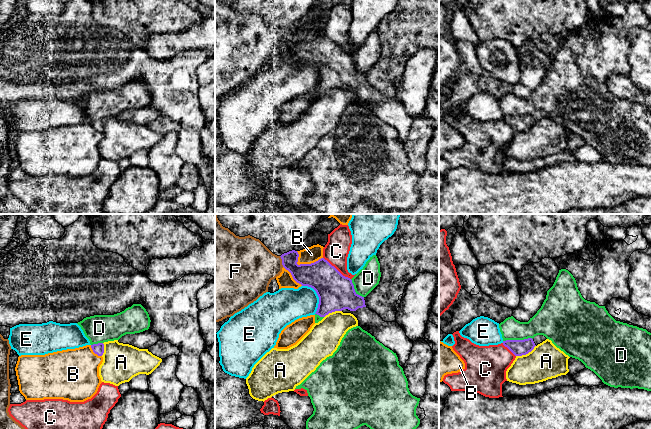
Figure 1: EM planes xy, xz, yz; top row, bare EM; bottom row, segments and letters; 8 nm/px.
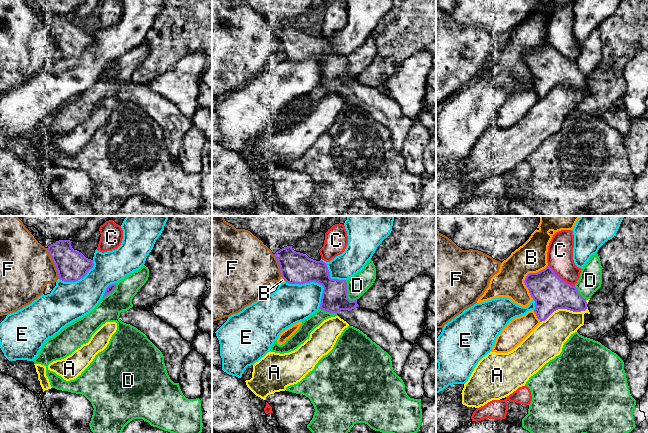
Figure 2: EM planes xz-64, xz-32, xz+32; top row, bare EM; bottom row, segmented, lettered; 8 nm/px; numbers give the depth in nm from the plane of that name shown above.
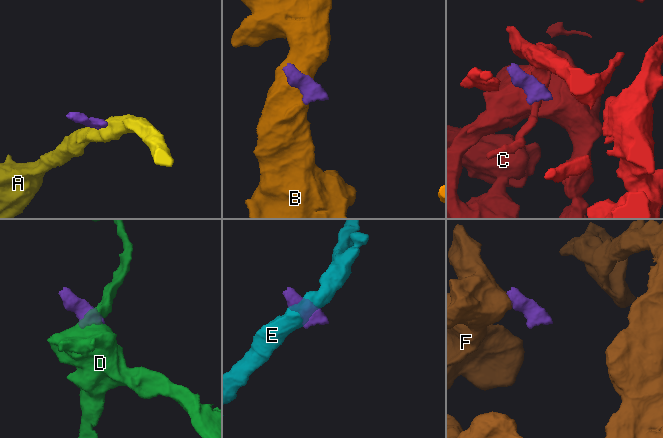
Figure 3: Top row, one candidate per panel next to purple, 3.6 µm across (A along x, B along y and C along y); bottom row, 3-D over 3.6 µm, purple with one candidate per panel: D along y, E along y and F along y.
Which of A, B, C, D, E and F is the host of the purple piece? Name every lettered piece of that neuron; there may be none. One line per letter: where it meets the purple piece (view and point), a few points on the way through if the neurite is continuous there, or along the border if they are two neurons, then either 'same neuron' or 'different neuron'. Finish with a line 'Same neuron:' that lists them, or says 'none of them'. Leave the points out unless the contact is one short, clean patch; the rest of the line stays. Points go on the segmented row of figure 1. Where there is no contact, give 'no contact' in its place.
A: contact yz (526, 353); border yz (535, 345), (527, 353), (516, 356); different neuron
B: contact xz (304, 264); different neuron
C: contact xz (336, 269); border xz (323, 257), (350, 279); different neuron
D: contact yz (517, 340); border yz (532, 338), (506, 339), (503, 341); different neuron
E: contact xz (318, 296); different neuron
F: contact xz (282, 261); different neuron
Same neuron: none of them

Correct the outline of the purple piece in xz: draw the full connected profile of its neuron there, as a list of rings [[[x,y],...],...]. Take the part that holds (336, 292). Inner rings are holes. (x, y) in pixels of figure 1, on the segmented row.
[[[292,250],[282,254],[282,265],[293,279],[302,286],[313,288],[319,304],[315,314],[325,317],[329,313],[342,311],[351,313],[358,320],[358,326],[368,326],[369,333],[398,357],[403,368],[409,359],[413,341],[396,322],[385,322],[376,312],[365,305],[364,297],[355,292],[352,280],[343,276],[324,258],[311,264],[298,265],[299,254]]]

